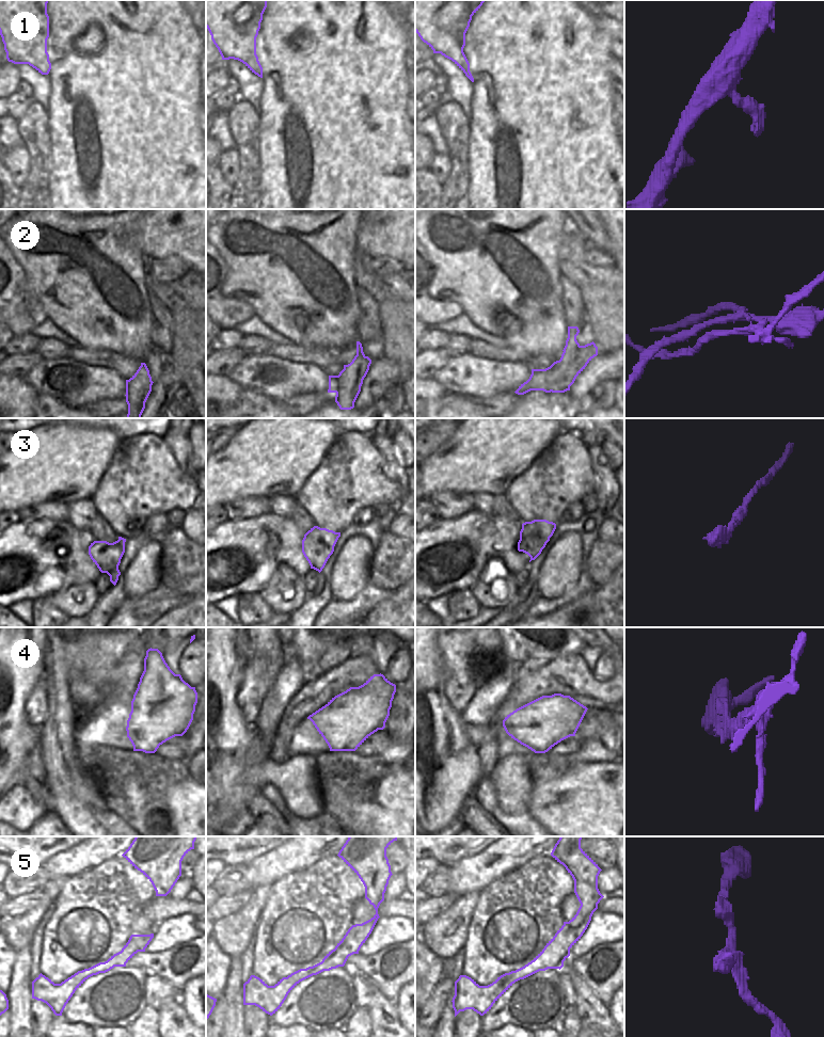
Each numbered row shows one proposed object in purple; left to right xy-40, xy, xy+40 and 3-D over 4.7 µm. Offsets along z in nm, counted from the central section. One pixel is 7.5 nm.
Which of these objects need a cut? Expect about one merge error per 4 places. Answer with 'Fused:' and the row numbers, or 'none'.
Fused: 2.

